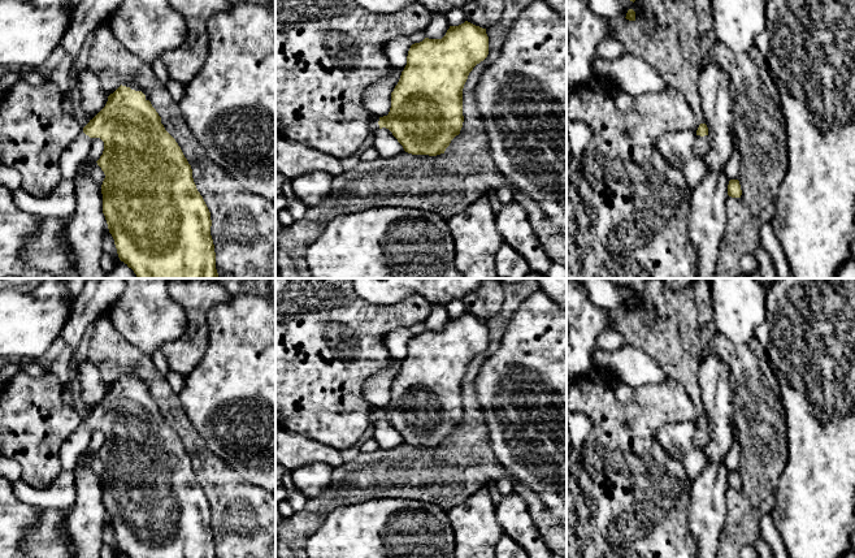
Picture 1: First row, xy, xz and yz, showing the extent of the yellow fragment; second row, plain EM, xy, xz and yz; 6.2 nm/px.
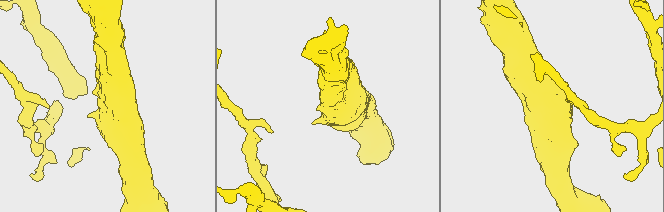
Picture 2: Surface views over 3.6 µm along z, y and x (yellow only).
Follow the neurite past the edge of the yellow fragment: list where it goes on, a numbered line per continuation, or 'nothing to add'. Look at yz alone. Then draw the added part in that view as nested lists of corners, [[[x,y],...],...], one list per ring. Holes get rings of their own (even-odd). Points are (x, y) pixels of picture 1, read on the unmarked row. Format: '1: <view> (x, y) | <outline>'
1: yz (702, 435) | [[[696,427],[694,432],[694,442],[695,446],[702,449],[703,445],[709,440],[709,431],[708,427],[700,428]]]

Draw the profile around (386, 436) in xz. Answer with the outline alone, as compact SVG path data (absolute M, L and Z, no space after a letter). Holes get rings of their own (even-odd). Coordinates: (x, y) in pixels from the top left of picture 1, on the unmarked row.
M386 419L378 420L373 424L373 438L382 449L391 449L404 442L403 437Z

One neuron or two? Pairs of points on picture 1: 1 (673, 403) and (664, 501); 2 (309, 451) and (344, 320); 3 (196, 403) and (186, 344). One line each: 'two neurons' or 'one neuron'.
1: one neuron
2: two neurons
3: two neurons

